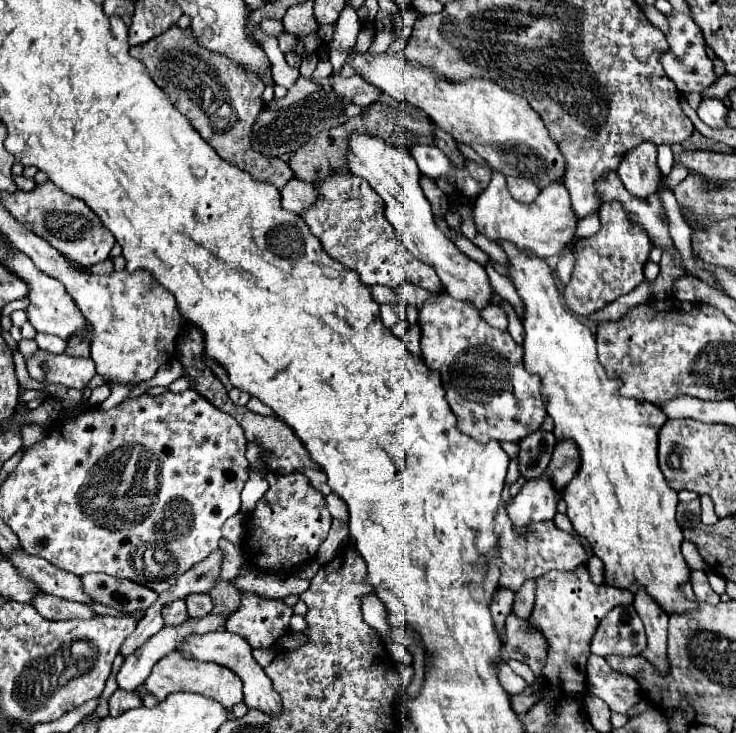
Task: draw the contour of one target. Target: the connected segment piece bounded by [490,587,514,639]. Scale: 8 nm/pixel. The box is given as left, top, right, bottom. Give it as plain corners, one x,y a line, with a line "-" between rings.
500,587
496,591
496,595
494,595
490,611
492,611
496,629
498,629
498,633
500,633
502,639
504,639
504,619
506,619
506,615
512,613
512,605
514,605
514,591
510,591
506,587

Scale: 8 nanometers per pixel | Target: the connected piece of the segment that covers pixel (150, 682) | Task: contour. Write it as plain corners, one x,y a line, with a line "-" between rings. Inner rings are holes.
172,651
170,655
162,657
152,667
152,673
144,681
144,687
146,687
146,691
150,695
158,697
158,701
162,701
166,695
176,693
176,691
200,693
204,697
216,699
226,709
232,709
232,705
242,701
242,681
238,679
238,675
230,673
230,669
226,669
226,667
222,667
218,663
202,663
202,661
194,661
192,657
184,657
182,651

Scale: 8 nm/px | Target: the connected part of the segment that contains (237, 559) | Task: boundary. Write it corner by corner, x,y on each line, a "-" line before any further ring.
221,538
219,541
219,546
224,551
224,559
222,561
222,573
218,577
217,582
232,580
238,575
239,569
244,564
246,557
240,546
234,545
224,538

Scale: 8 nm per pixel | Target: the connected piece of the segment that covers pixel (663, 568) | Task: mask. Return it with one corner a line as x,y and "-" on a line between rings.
500,241
500,247
508,255
506,275
514,283
524,303
522,325
526,369
540,375
542,379
548,415
554,419
556,441
574,441
580,451
580,467
574,479
562,491
568,507
566,515
572,527
590,541
594,555
604,561
604,583
630,589
632,593
636,593
640,587
646,587
646,591
658,601
660,607
664,607
666,613
694,609
694,603
678,591
678,587
690,577
690,571
686,571
686,561
680,553
680,543
684,537
676,521
678,495
666,483
658,467
658,427
662,427
666,415
662,415
662,411
658,411
658,407
652,403
620,395
622,379
608,377
608,371
598,361
594,333
562,303
554,271
548,267
548,263
536,255
526,255
510,241

